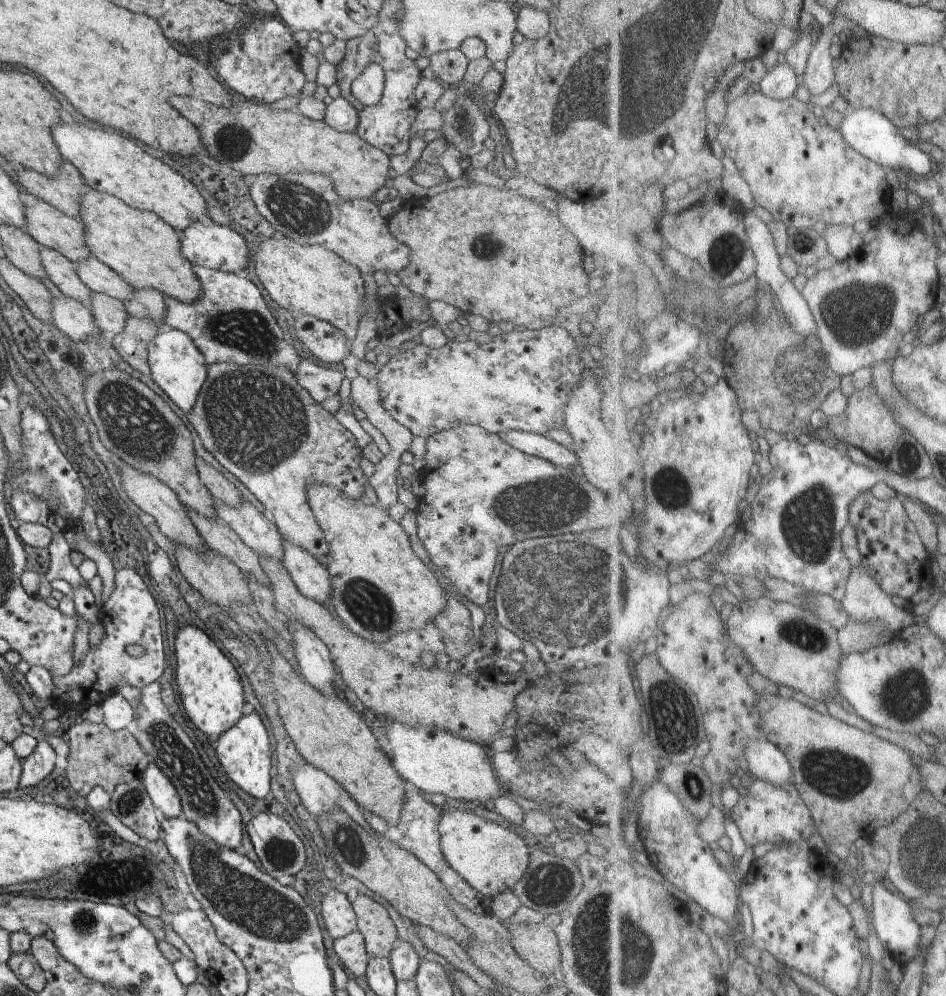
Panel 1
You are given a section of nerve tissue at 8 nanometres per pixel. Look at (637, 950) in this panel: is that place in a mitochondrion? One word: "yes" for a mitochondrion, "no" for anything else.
yes

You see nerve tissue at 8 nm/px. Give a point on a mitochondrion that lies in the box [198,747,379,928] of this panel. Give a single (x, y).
(279, 856)

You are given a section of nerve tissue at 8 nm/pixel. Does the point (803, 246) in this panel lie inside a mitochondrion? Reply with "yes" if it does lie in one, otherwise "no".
no

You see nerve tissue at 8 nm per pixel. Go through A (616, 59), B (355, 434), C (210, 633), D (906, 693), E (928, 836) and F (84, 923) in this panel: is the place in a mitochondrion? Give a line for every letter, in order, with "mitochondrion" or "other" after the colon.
A: mitochondrion
B: other
C: other
D: mitochondrion
E: mitochondrion
F: mitochondrion

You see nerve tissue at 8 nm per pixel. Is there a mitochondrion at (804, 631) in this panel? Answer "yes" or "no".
yes

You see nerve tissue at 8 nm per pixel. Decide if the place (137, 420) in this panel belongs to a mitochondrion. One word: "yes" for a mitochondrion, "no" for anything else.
yes

